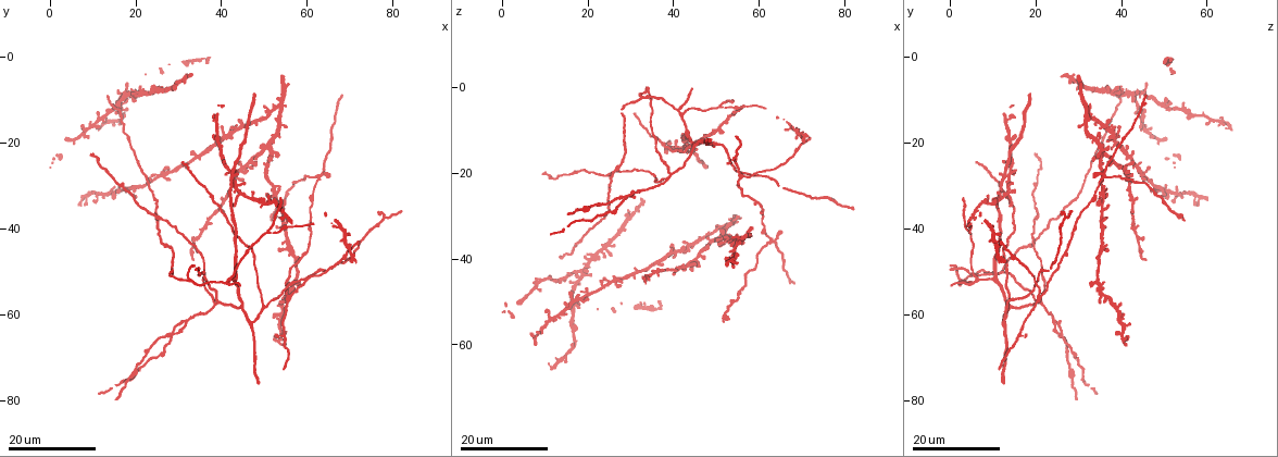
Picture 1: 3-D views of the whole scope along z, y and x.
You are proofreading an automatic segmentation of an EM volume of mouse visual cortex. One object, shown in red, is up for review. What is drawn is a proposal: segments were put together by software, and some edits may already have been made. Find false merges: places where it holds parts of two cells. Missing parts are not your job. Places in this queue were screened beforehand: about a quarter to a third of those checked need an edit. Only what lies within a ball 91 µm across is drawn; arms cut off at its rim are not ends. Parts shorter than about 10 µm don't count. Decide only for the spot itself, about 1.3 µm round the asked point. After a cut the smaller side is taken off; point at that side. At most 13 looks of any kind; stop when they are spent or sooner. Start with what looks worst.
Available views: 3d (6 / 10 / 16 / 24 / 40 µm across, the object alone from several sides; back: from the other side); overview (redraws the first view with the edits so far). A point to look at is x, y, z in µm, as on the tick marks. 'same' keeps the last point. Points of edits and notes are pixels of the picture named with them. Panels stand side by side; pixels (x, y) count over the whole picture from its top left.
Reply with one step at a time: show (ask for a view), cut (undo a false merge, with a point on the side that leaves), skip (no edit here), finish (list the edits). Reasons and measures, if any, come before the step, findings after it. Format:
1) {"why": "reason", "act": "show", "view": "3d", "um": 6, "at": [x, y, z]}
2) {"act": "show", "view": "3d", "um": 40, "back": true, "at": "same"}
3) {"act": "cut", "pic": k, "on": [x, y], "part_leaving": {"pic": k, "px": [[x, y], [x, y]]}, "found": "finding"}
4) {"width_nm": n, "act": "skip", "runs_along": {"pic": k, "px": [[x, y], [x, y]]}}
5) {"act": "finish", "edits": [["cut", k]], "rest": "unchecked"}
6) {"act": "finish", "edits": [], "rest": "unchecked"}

{"why": "small branch off a trunk", "act": "show", "view": "3d", "um": 24, "at": [63.0, 27.5, 36.5]}

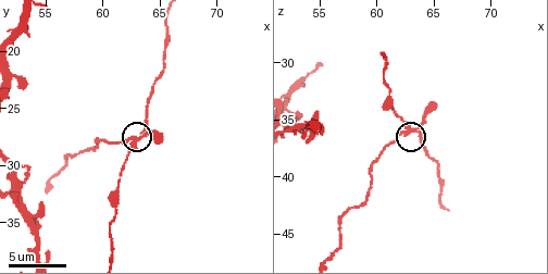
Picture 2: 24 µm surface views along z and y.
{"act": "show", "view": "3d", "um": 6, "at": [62.6, 27.6, 36.0]}

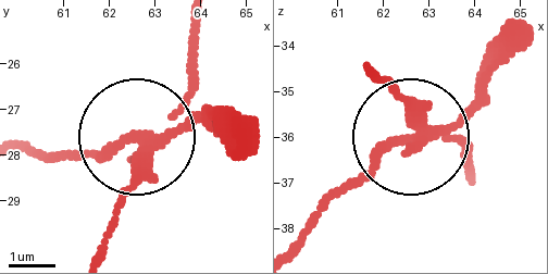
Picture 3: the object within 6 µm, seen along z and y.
{"width_nm": 240, "act": "cut", "pic": 3, "on": [203, 112], "part_leaving": {"pic": 3, "px": [[144, 145], [54, 157], [20, 145]]}, "found": "two cells meet here"}

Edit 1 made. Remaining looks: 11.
{"why": "redraw", "act": "show", "view": "overview"}

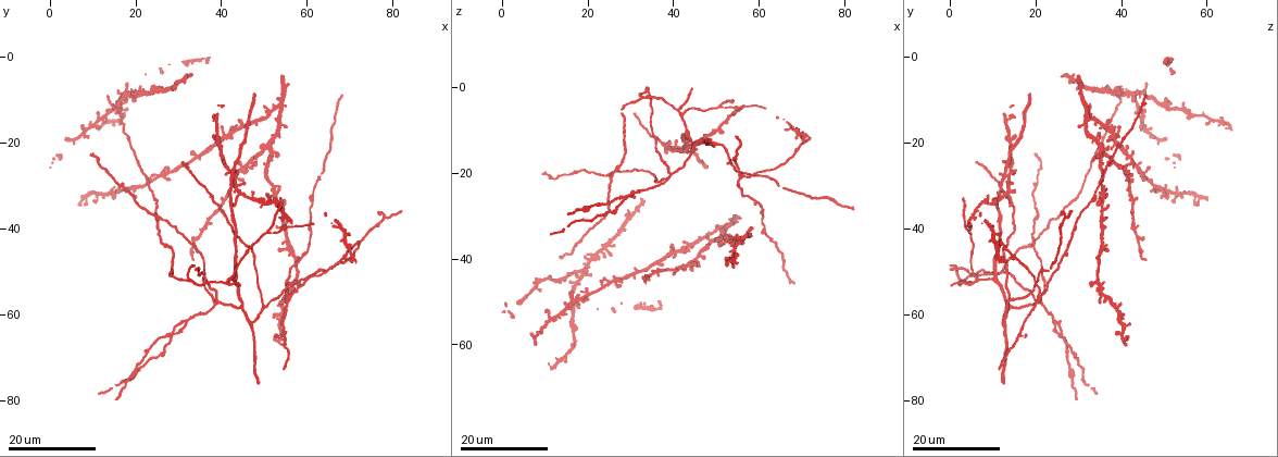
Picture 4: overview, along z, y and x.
{"why": "side arm on a straight run", "act": "show", "view": "3d", "um": 24, "at": [39.5, 57.5, 21.0]}

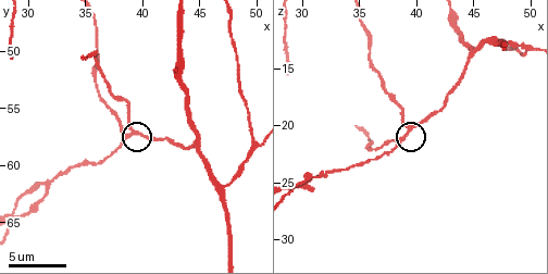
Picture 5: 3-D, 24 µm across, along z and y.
{"why": "closer look", "act": "show", "view": "3d", "um": 6, "at": [39.2, 57.0, 20.4]}

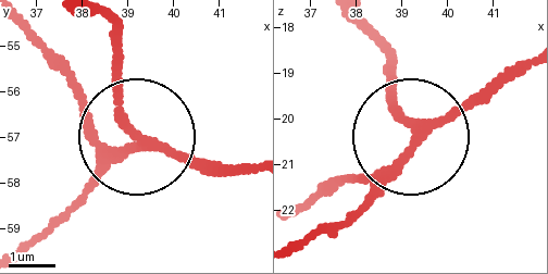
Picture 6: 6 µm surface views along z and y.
{"act": "show", "view": "3d", "um": 6, "back": true, "at": [39.40, 57.20, 20.35]}

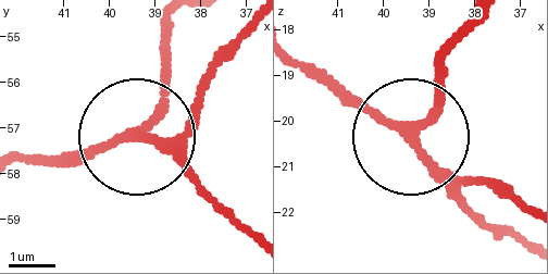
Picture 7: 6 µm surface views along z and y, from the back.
{"width_nm": 180, "act": "skip", "runs_along": {"pic": 7, "px": [[24, 161], [71, 161], [137, 134], [164, 90], [164, 48]]}, "found": "continuous, no second cell"}

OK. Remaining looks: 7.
{"why": "small branch off a trunk", "act": "show", "view": "3d", "um": 16, "at": [60.0, 52.5, 20.5]}

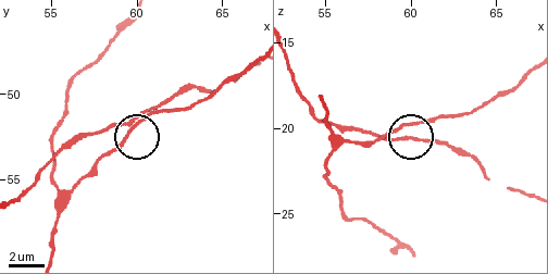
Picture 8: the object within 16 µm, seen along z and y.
{"act": "show", "view": "3d", "um": 6, "at": [59.4, 52.7, 19.9]}

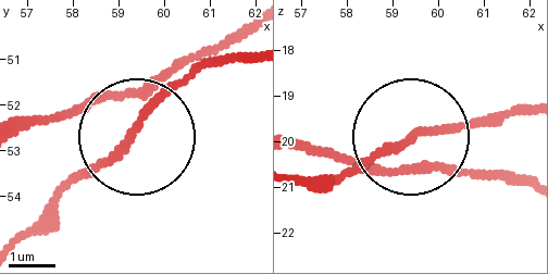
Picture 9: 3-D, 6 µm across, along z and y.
{"arms": 3, "act": "skip", "runs_along": {"pic": 9, "px": [[299, 144], [381, 175], [427, 132], [494, 120]]}, "found": "one cell here"}

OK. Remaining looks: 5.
{"why": "side arm on a straight run", "act": "show", "view": "3d", "um": 24, "at": [55.5, 56.0, 21.0]}

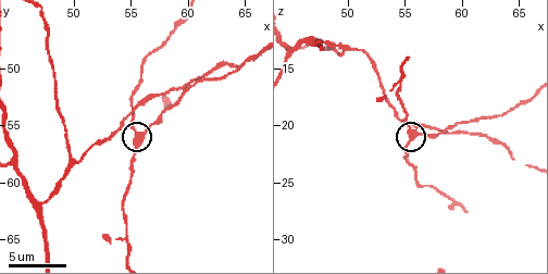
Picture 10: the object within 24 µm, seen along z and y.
{"act": "show", "view": "3d", "um": 6, "at": [55.4, 56.0, 20.8]}

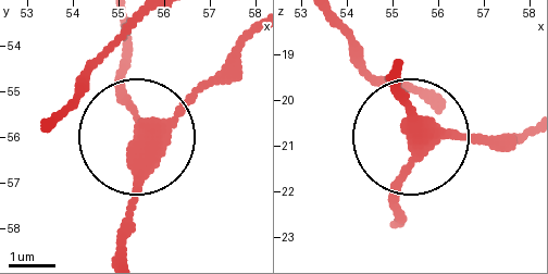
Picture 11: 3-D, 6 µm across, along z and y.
{"arms": 3, "act": "skip", "found": "all the same cell"}

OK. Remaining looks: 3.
{"why": "three arms meet", "act": "show", "view": "3d", "um": 24, "at": [42.5, 51.5, 6.5]}

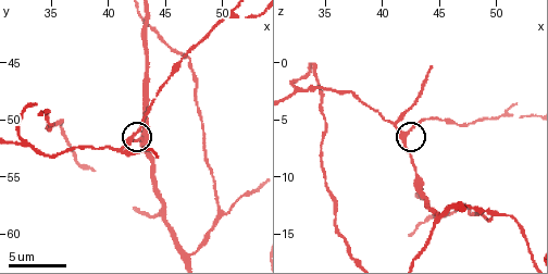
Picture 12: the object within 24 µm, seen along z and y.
{"act": "show", "view": "3d", "um": 10, "at": [42.0, 51.6, 6.4]}

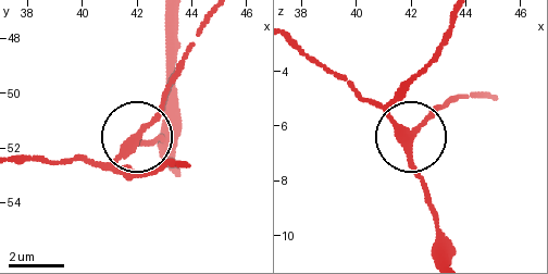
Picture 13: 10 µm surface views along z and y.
{"act": "show", "view": "3d", "um": 6, "at": [41.8, 51.8, 6.3]}

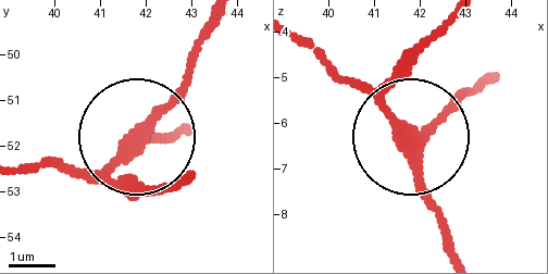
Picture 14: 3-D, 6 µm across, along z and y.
{"act": "skip", "runs_along": {"pic": 14, "px": [[178, 138], [147, 138], [142, 126], [218, 25]]}, "found": "one cell here"}

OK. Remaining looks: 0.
{"act": "finish", "edits": [["cut", 3]], "rest": "unchecked"}

